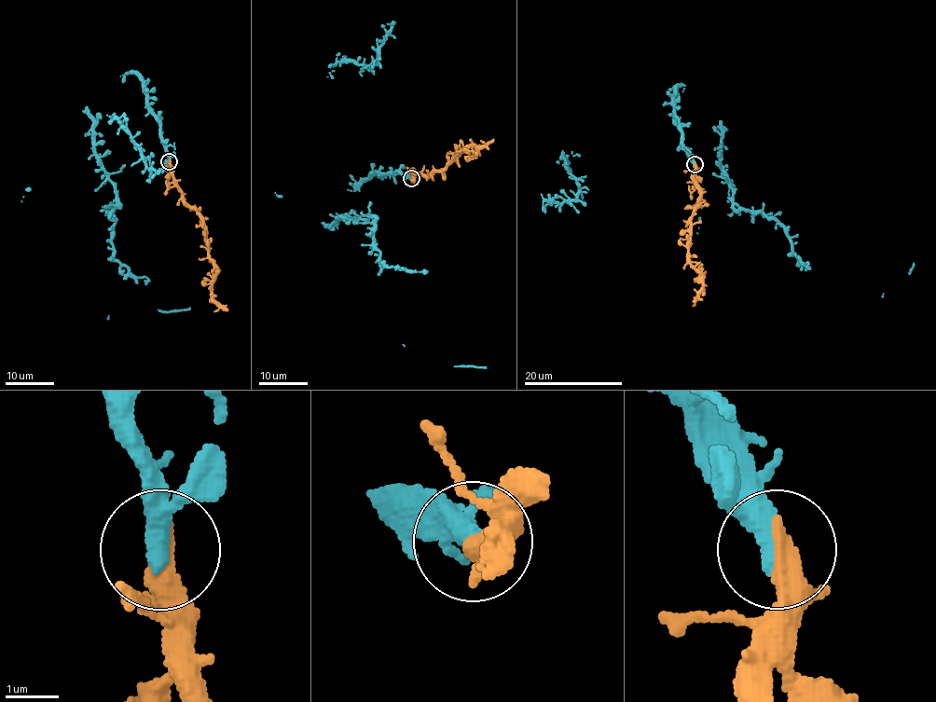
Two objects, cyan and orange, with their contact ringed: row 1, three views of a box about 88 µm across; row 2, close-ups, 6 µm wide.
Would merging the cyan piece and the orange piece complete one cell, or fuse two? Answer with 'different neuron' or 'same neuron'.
same neuron

